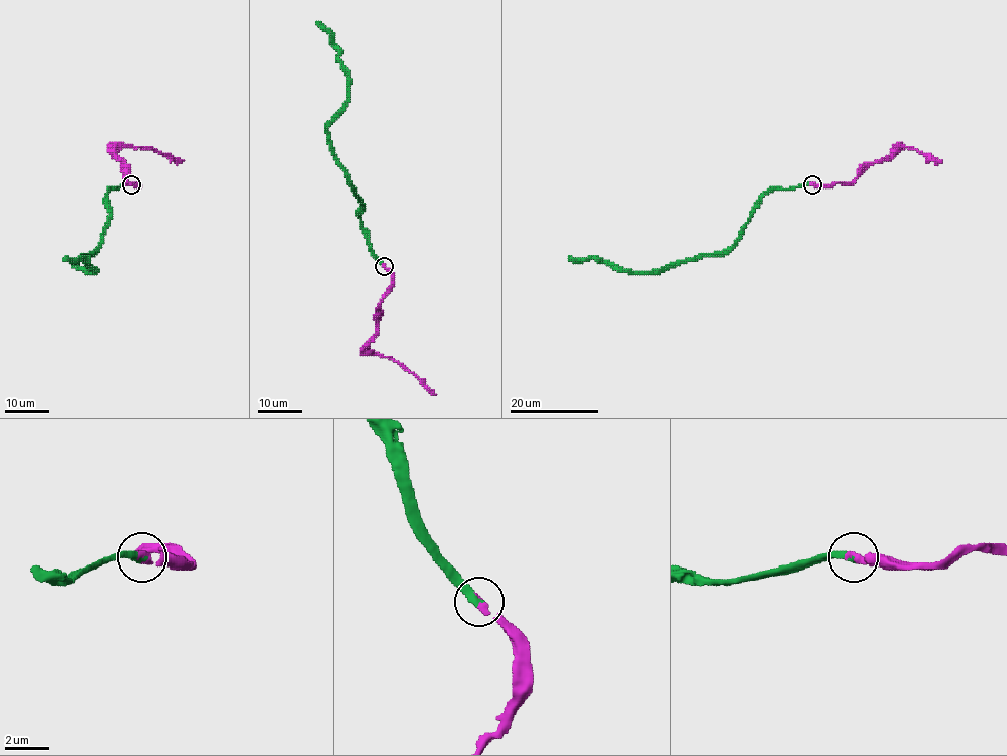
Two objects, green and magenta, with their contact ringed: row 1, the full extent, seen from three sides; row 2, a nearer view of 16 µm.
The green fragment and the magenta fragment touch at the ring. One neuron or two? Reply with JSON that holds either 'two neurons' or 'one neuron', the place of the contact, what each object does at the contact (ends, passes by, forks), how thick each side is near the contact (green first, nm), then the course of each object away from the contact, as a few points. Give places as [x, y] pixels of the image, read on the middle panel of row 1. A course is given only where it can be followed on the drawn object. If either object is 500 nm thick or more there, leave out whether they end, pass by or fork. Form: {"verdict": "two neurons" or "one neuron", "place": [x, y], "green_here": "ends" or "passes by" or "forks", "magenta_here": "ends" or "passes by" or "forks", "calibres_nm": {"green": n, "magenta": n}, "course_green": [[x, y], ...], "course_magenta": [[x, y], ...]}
{"verdict": "one neuron", "place": [384, 266], "green_here": "ends", "magenta_here": "ends", "calibres_nm": {"green": 400, "magenta": 320}, "course_green": [[384, 265], [371, 247], [362, 205], [331, 143], [328, 124], [346, 101], [348, 70], [332, 37], [317, 21]], "course_magenta": [[384, 265], [391, 274], [391, 284], [381, 304], [377, 326], [369, 347], [404, 366], [435, 394]]}

